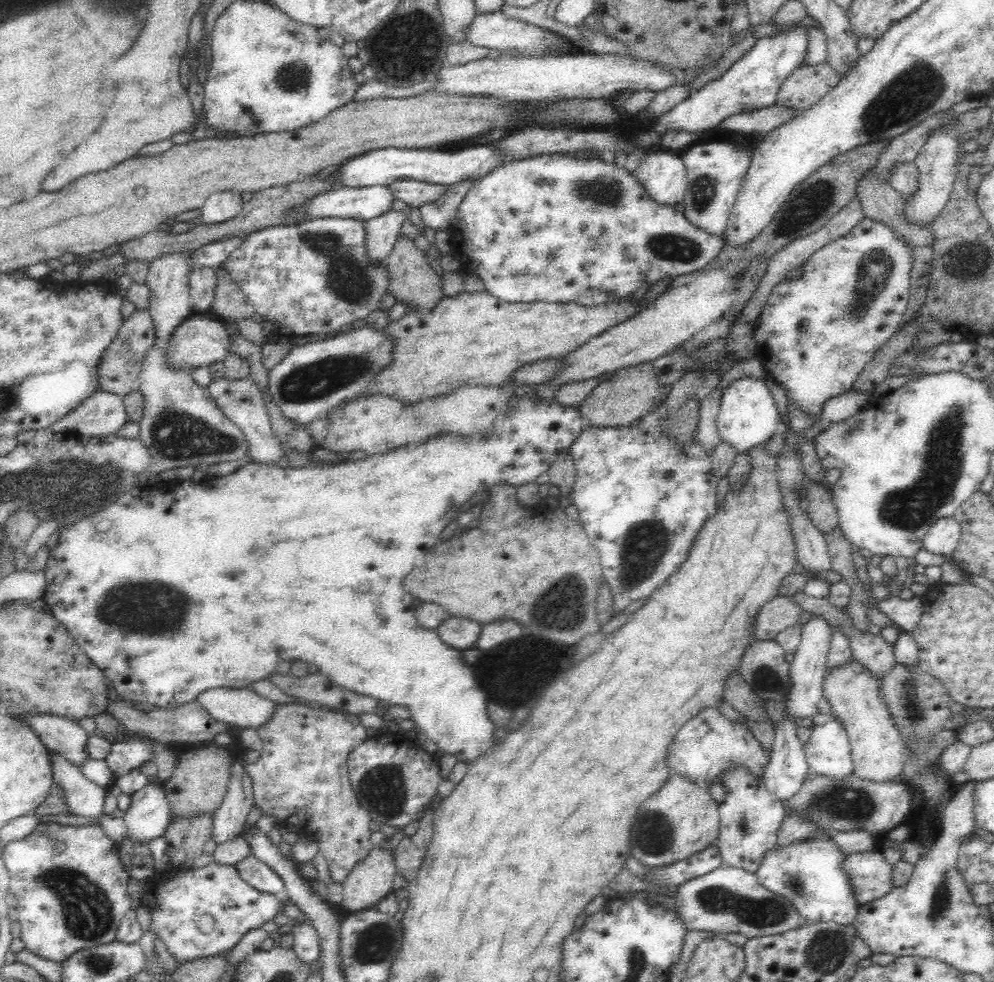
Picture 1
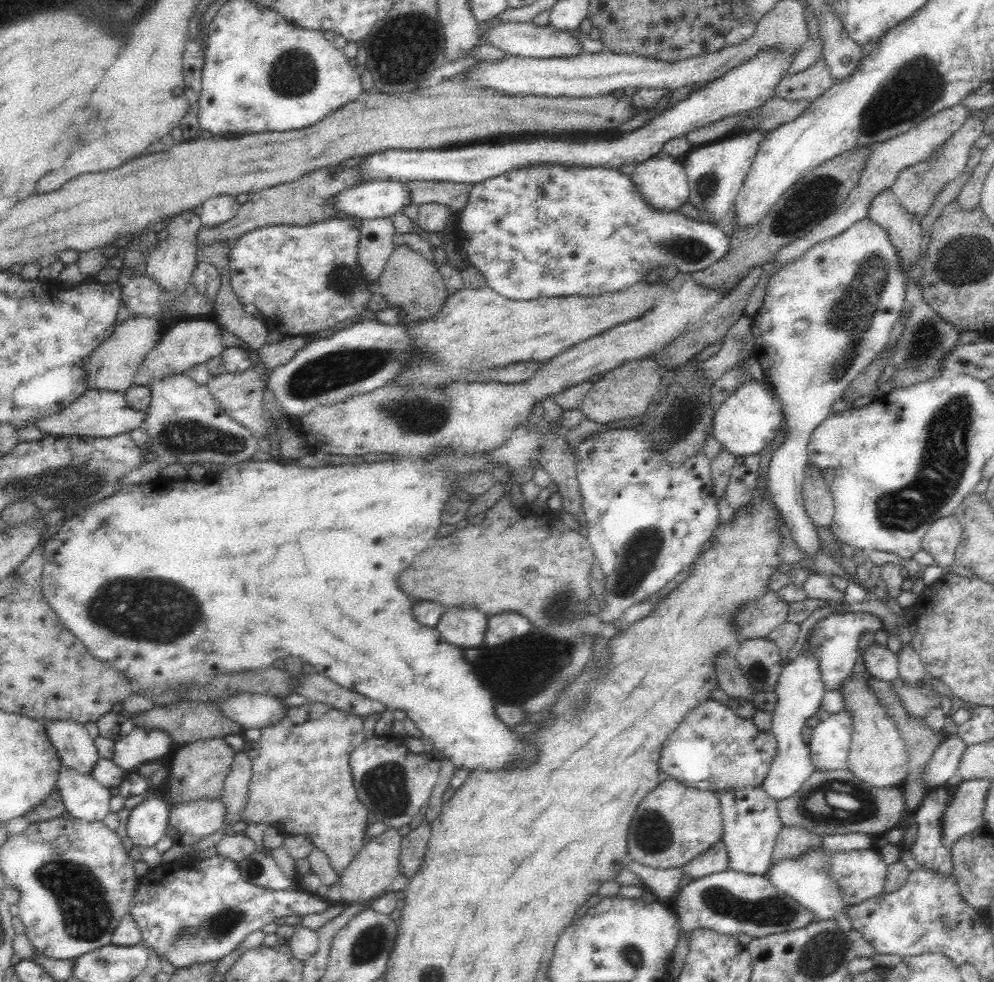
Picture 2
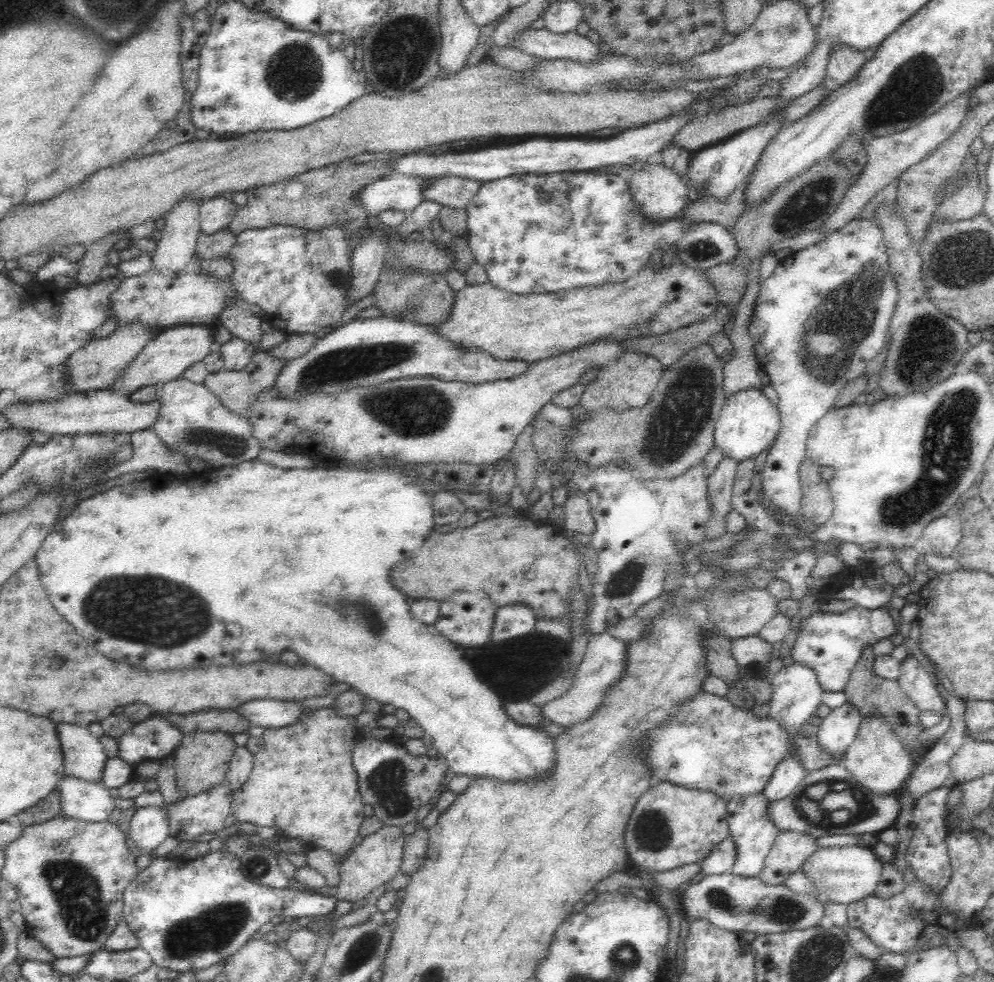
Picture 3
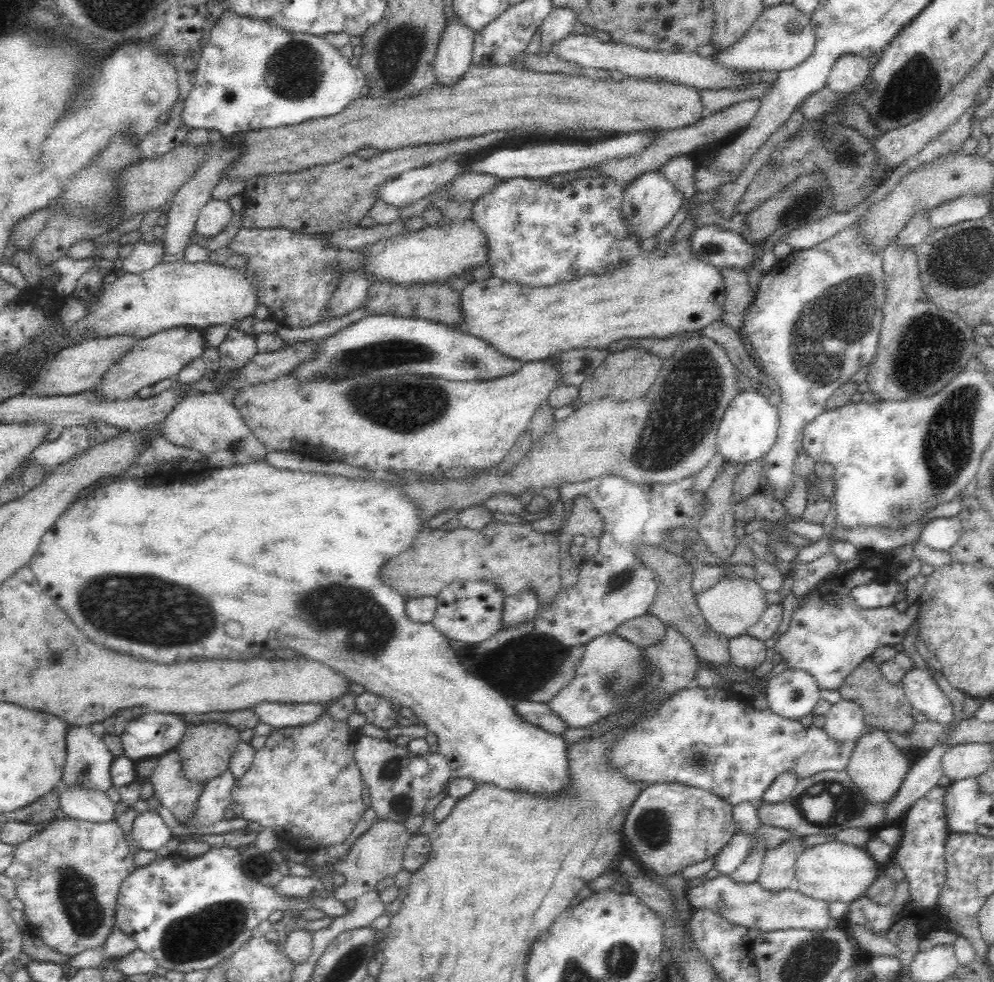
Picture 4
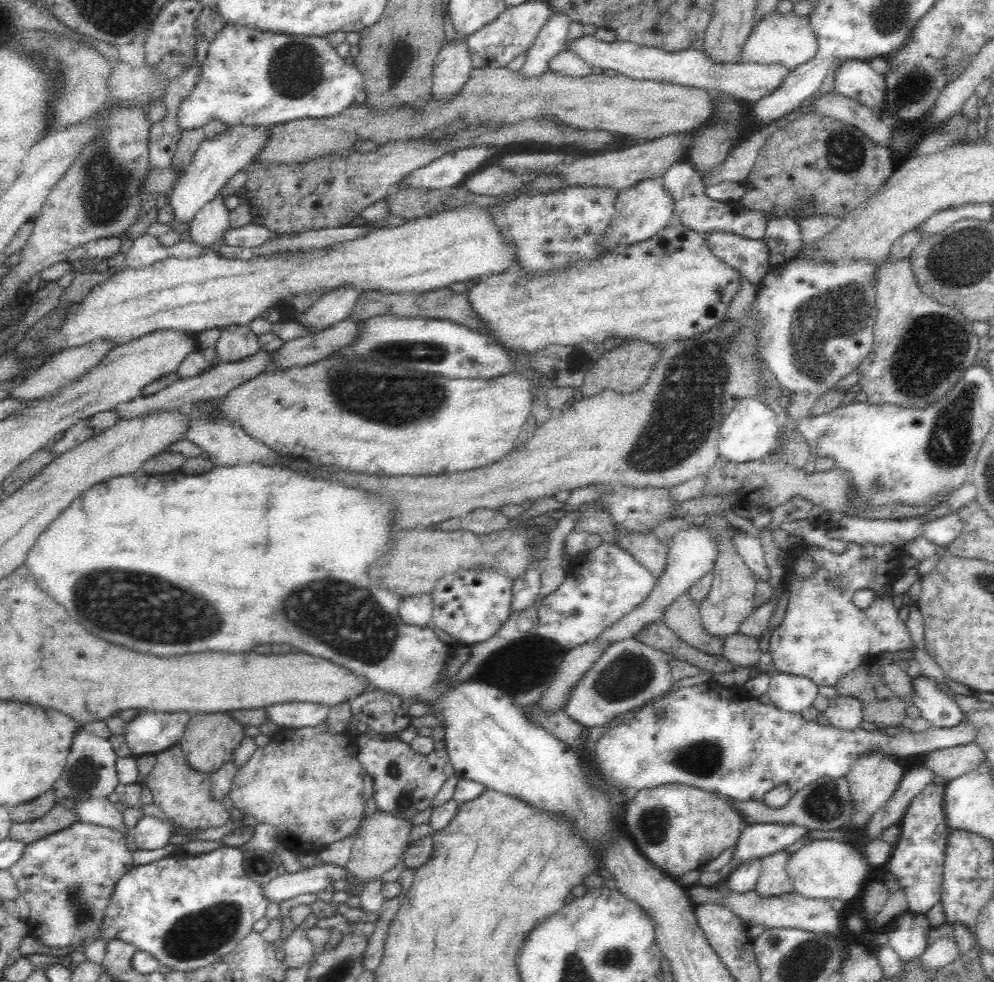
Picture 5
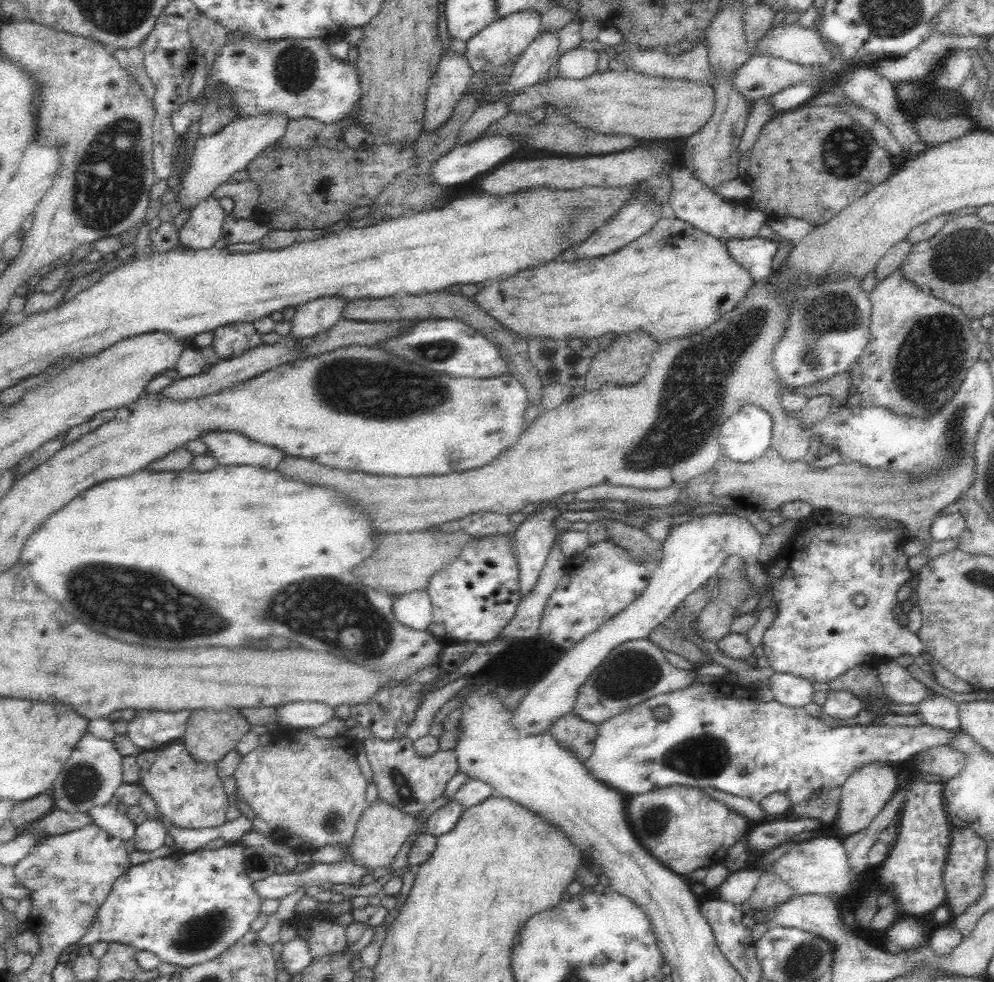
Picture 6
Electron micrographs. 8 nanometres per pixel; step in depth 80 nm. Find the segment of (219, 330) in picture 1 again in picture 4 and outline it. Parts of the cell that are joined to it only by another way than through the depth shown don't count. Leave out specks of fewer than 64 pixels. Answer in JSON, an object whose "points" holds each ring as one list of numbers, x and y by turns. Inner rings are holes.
{"points":[[174,327,140,339,128,356,110,367,102,380,95,386,95,392,103,398,131,399,140,388,157,382,176,378,192,360,202,358,206,348,205,336,200,328]]}

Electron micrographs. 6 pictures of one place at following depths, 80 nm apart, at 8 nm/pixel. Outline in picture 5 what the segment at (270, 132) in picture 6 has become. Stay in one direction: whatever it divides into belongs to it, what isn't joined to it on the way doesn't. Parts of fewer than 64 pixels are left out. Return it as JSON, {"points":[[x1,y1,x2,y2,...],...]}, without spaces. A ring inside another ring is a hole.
{"points":[[234,126,226,129,214,140,205,139,196,150,191,163,185,167,184,174,177,180,175,187,171,190,172,195,168,196,168,204,174,211,174,221,176,221,174,224,190,225,201,208,219,196,220,188,228,182,228,179,236,172,244,171,250,162,265,148,268,141,266,132,268,132,268,127,264,126]]}

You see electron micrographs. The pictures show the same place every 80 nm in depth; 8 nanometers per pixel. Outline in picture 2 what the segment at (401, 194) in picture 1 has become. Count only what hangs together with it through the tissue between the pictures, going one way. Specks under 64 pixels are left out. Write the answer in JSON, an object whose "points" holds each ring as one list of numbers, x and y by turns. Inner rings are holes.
{"points":[[419,181,404,182,410,202,414,204,426,204,437,202,452,207,452,211,459,212,464,209,468,200,468,192,472,190,472,184,442,182,442,181]]}

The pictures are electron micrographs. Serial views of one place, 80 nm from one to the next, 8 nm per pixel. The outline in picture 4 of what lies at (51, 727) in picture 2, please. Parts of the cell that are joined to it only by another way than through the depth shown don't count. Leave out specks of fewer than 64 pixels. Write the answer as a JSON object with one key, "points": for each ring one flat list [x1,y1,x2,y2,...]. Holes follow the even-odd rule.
{"points":[[70,725,66,730,66,758,59,788,79,784,102,792,108,790,112,786,110,764,113,757,101,737,93,734,89,727]]}

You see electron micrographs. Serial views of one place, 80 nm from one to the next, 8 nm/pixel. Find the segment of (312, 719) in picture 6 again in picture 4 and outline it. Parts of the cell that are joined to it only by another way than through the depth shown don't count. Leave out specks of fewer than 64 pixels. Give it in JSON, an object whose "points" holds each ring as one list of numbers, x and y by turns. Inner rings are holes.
{"points":[[256,703,251,707,251,711,256,713,258,722,268,724,272,728,284,728,310,724,316,720,327,708,320,703]]}

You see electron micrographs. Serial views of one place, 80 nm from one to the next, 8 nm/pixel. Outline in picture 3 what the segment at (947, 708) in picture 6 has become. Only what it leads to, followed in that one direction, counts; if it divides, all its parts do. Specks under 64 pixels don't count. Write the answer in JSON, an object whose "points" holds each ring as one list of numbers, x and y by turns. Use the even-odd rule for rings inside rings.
{"points":[[906,654,900,661,900,674,897,681,908,699,912,700,920,711,935,710,943,715,948,712,942,696,938,693,938,688,913,655]]}

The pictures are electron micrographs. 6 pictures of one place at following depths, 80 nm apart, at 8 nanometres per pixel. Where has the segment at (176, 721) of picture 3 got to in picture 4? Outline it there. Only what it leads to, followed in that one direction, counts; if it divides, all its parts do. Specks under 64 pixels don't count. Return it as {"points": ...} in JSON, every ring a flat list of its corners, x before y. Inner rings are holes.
{"points":[[243,709,236,711,212,711,207,713,188,713,178,715,180,719,186,721,187,725,197,725,198,723,222,723,234,727,239,731,246,728,254,728,258,724,254,711]]}

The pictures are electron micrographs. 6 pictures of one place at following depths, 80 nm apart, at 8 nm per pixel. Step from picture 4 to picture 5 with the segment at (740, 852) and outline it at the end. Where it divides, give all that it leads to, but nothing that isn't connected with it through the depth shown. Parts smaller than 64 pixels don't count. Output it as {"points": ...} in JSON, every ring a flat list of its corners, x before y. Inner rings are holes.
{"points":[[756,823,744,824,739,840,726,866,726,872,738,868,750,858,762,858,800,840,805,835,806,827,790,824]]}

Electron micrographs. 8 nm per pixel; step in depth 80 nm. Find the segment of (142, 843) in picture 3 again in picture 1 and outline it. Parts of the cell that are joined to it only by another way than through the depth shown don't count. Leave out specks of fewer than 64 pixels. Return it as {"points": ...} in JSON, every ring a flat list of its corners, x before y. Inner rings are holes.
{"points":[[151,780,144,788,130,794,131,803,123,820,132,842,148,842,162,837,171,823,166,791]]}

